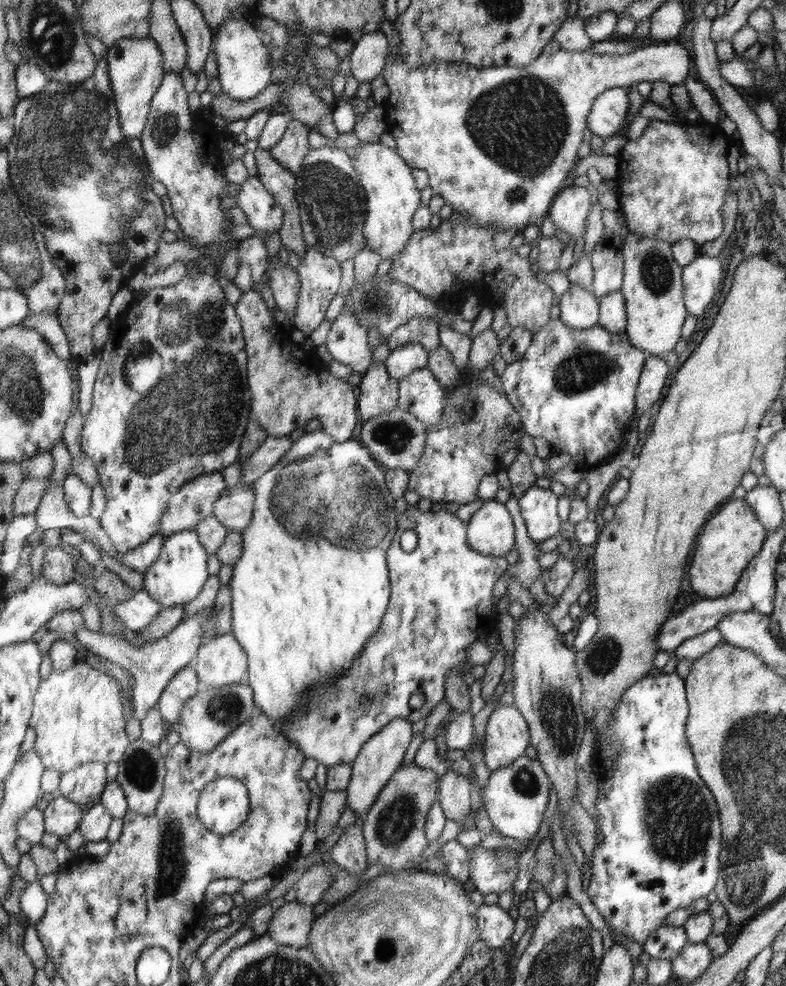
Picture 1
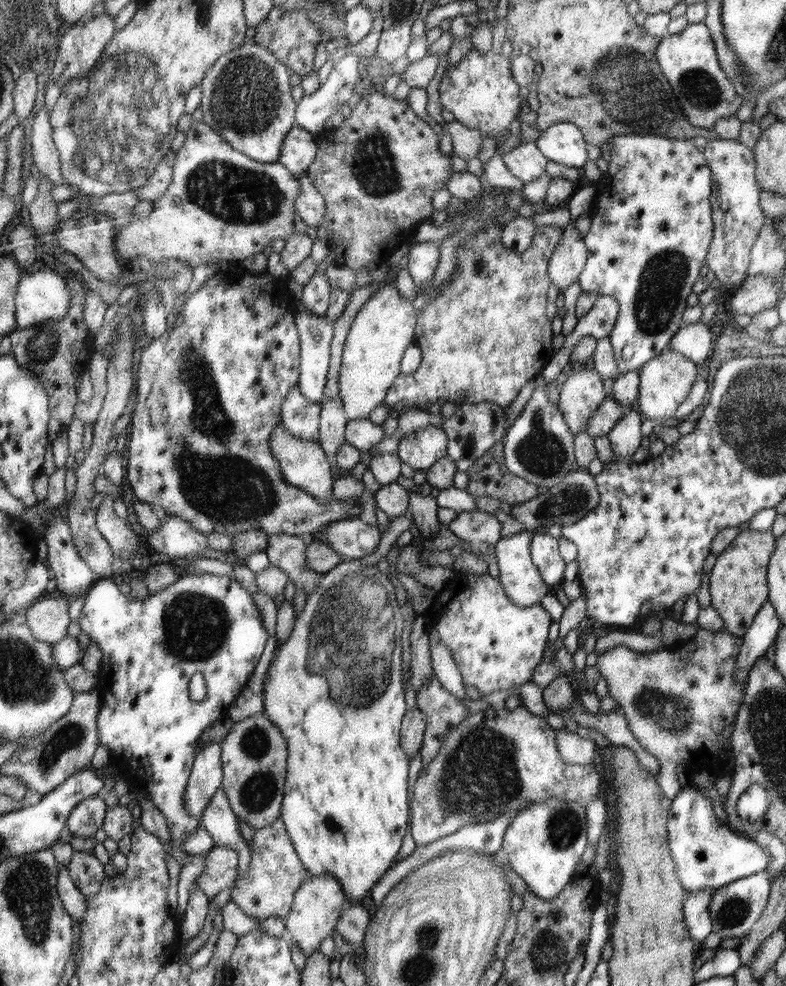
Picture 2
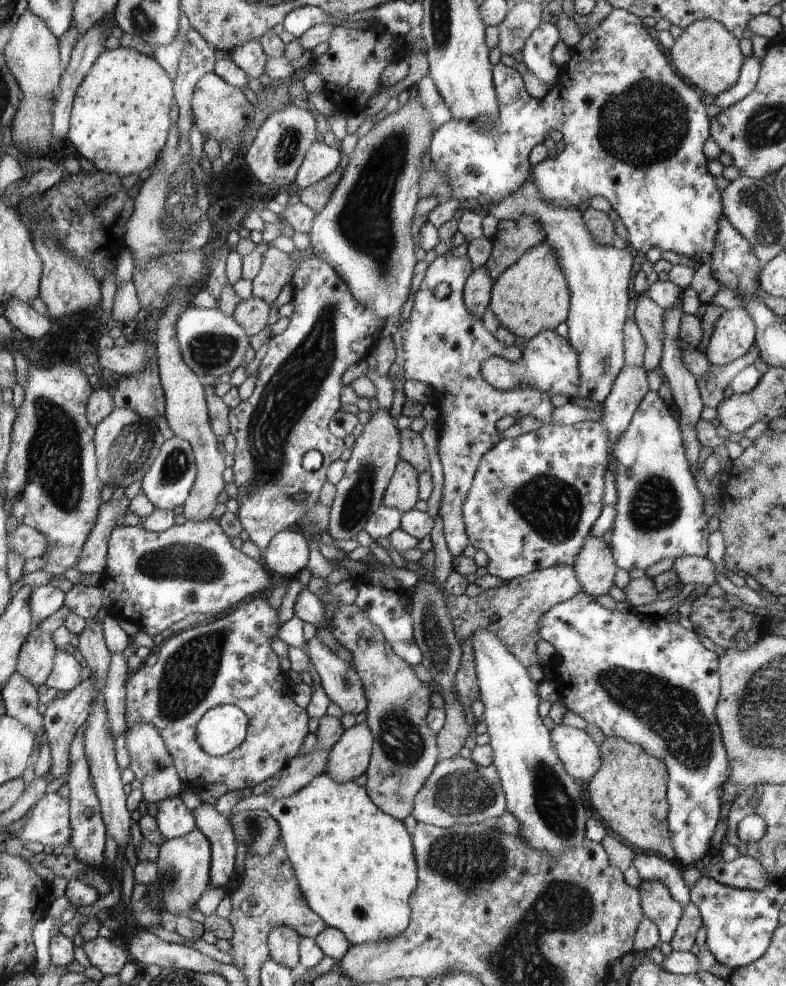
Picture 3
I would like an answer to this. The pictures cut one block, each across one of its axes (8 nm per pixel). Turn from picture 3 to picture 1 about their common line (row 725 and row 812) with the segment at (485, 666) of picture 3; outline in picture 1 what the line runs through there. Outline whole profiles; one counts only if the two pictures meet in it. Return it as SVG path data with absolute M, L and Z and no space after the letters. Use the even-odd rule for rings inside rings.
M520 757L504 768L492 771L484 786L484 808L492 826L503 836L519 840L531 840L540 828L546 812L550 784L546 770L538 759Z

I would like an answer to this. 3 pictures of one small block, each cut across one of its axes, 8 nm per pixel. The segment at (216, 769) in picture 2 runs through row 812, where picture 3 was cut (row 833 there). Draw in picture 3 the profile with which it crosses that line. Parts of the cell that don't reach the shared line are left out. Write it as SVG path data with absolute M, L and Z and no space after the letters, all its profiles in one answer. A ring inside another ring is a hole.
M198 828L180 838L164 841L159 846L159 855L155 860L158 878L153 888L153 902L161 909L165 917L184 915L196 909L197 900L210 884L210 865L212 850L209 839Z

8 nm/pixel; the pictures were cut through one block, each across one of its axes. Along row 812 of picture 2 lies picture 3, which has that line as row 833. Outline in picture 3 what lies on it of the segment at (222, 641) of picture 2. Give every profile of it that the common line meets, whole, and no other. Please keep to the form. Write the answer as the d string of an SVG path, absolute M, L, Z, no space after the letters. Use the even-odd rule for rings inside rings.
M179 796L159 802L157 808L155 819L164 840L186 836L197 828L196 816Z

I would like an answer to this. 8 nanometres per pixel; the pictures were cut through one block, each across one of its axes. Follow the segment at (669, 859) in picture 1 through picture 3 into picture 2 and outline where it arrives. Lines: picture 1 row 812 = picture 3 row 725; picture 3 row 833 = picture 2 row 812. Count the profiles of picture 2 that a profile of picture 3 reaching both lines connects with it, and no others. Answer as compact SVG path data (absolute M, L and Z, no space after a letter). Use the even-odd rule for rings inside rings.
M694 784L682 789L674 799L674 818L670 818L670 854L676 860L681 884L689 892L702 892L723 888L726 884L766 870L770 854L745 833L732 832L722 826L714 812L712 802Z

